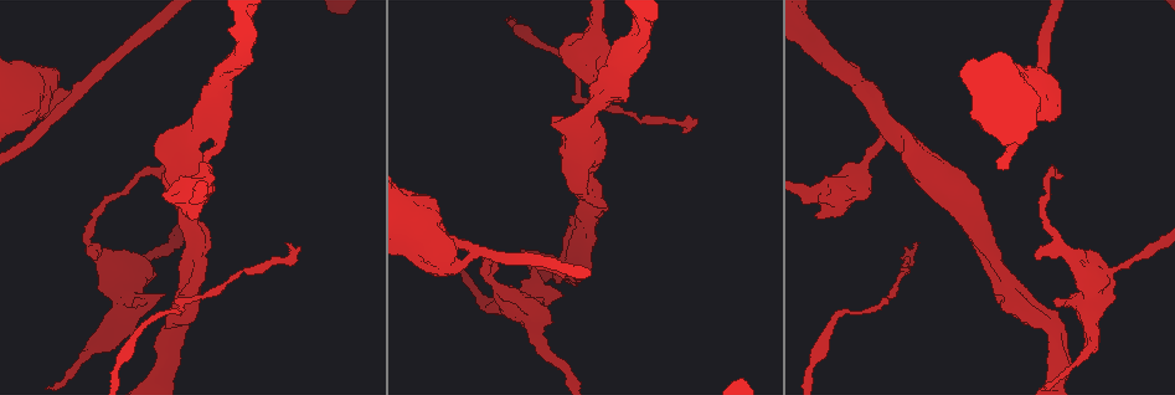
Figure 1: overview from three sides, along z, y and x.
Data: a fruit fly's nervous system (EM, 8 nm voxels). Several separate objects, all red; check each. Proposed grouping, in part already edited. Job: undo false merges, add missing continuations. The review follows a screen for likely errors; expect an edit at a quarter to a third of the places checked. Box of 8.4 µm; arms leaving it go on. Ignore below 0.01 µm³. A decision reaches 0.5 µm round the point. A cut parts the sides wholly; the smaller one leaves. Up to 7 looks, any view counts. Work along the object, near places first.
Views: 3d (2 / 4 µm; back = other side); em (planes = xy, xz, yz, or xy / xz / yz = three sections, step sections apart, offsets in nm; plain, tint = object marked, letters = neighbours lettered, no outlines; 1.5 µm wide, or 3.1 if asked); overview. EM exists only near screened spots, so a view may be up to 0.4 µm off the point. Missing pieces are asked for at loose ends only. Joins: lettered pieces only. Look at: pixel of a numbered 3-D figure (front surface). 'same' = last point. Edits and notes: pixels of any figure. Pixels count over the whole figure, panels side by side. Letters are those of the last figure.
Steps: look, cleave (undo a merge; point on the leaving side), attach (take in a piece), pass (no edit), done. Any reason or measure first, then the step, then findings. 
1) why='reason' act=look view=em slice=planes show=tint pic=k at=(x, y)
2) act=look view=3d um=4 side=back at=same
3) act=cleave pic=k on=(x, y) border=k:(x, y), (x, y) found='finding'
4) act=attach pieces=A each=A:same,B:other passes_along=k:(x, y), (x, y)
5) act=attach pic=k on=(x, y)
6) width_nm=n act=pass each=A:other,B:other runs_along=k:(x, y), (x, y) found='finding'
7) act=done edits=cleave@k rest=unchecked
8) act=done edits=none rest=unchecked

why='thin end' act=look view=3d um=2 pic=1 at=(563, 276)

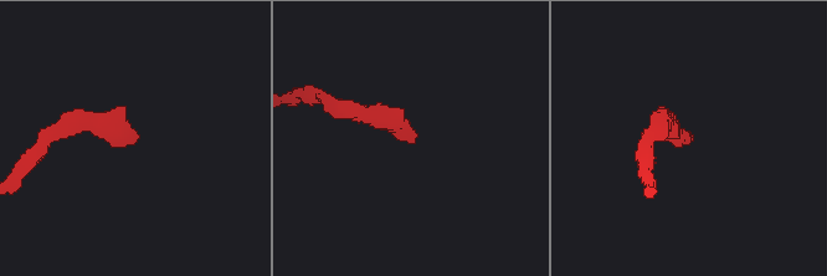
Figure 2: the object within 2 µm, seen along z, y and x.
why='now the EM' act=look view=em slice=xz step=4 show=tint pic=2 at=(135, 134)

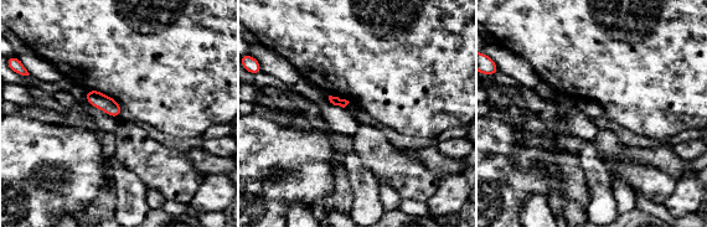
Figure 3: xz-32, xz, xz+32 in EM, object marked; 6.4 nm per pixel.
why='another direction' act=look view=em slice=planes show=letters at=same

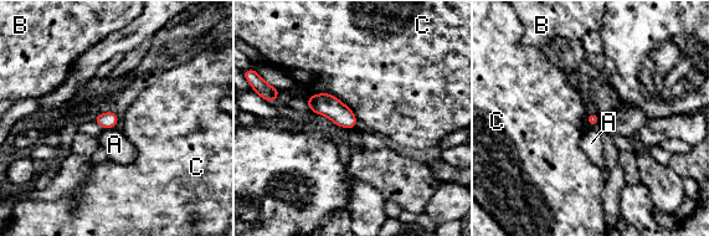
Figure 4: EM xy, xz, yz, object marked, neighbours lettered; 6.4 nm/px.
act=pass each=A:other,B:other,C:other border=4:(309, 93), (335, 96), (356, 119) found='none of them fits'

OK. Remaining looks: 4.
why='abrupt turn' act=look view=3d um=4 pic=1 at=(462, 245)

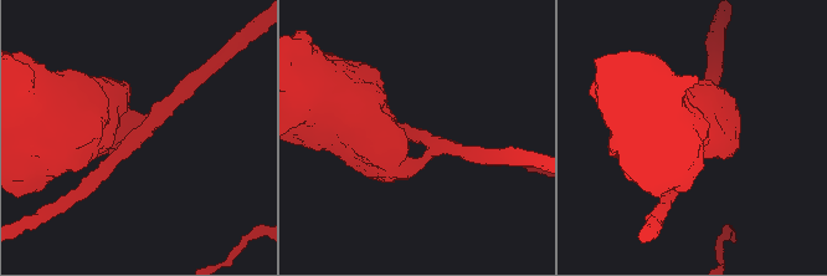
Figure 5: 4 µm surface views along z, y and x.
act=look view=em slice=planes show=letters pic=5 at=(419, 135)

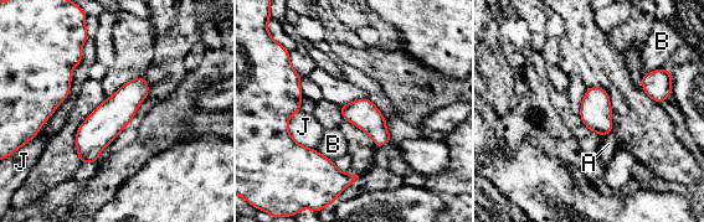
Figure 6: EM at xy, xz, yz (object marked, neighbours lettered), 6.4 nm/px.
act=pass each=A:other,B:other,J:other border=6:(611, 130), (602, 138) found='all the same neuron'

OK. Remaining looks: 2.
act=done edits=none rest=unchecked

